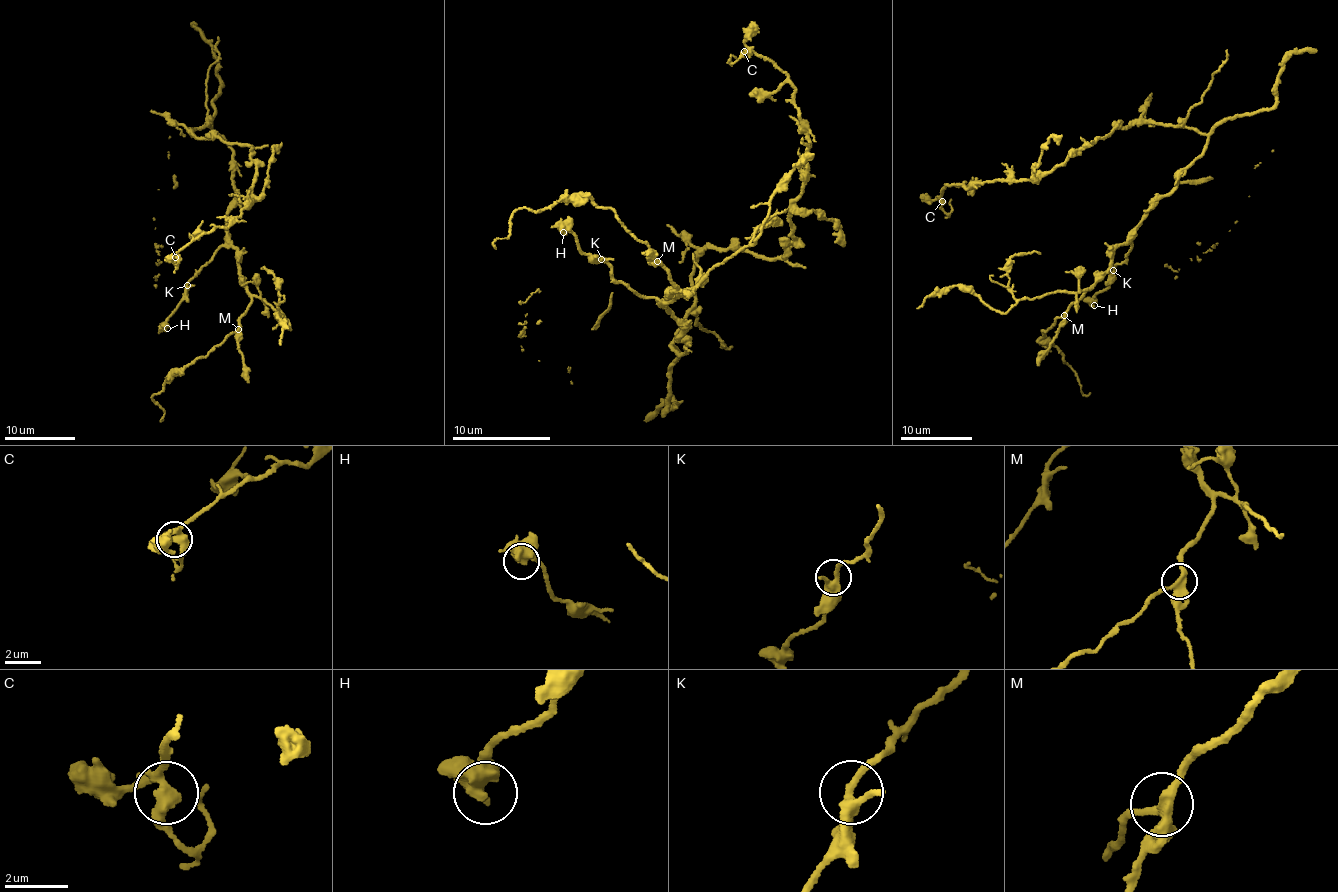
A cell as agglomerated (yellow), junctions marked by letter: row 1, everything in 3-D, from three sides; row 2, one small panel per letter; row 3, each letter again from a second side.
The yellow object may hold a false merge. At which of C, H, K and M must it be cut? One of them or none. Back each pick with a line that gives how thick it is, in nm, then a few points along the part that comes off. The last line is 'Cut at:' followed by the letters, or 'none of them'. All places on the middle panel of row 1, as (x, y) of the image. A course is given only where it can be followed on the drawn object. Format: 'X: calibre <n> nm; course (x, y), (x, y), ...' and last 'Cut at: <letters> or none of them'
Cut at: none of them

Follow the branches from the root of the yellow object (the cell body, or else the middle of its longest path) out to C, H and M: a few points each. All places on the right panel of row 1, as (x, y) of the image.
C: (1207, 138), (1183, 126), (1118, 126), (1050, 171), (1030, 179), (977, 181), (968, 188), (946, 184), (942, 201)
H: (1207, 138), (1178, 184), (1145, 214), (1126, 259), (1115, 266), (1094, 305)
M: (1207, 138), (1199, 158), (1181, 172), (1178, 184), (1157, 200), (1140, 226), (1114, 250), (1110, 269), (1064, 316)

